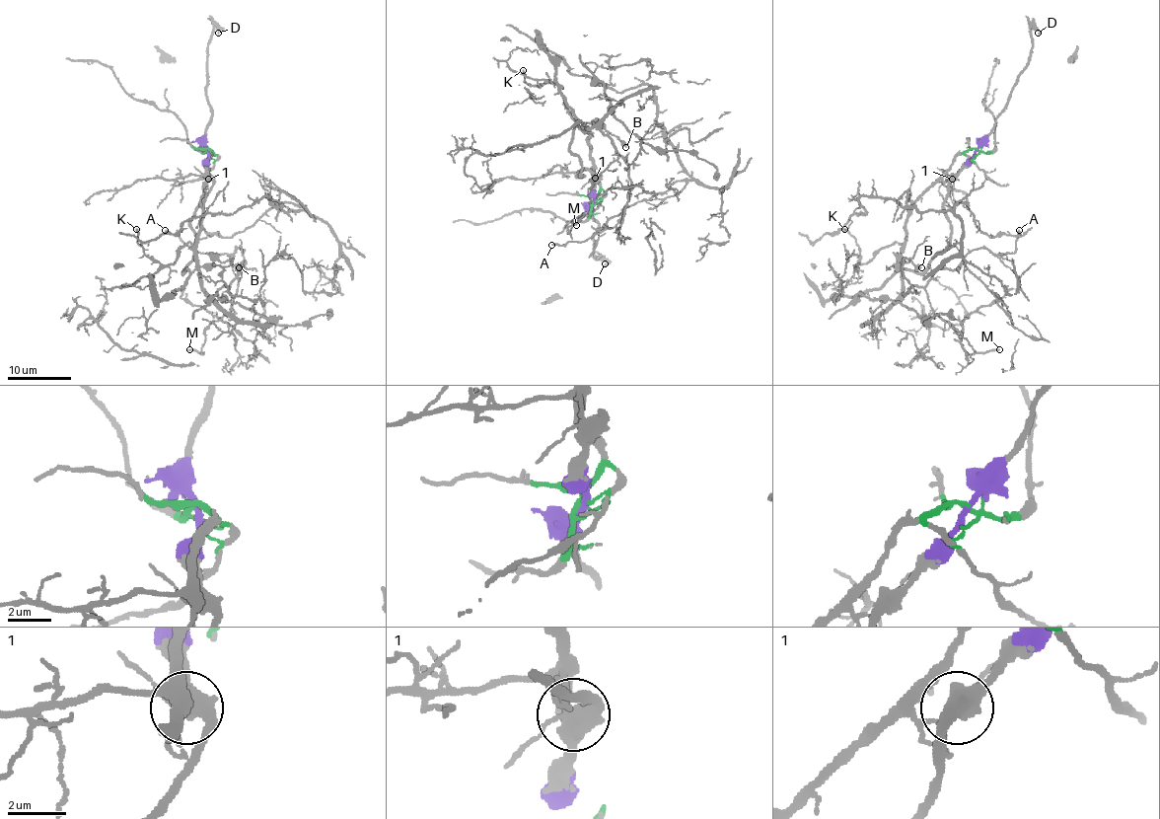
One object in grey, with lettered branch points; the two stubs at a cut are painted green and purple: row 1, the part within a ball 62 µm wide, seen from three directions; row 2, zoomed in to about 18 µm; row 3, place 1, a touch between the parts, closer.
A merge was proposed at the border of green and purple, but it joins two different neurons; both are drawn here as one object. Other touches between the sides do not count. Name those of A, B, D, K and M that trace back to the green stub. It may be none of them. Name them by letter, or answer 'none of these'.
A, K, M

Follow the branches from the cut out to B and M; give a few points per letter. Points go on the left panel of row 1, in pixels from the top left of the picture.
B: (207, 150), (210, 192), (191, 221), (195, 244), (194, 258), (183, 272), (220, 260), (231, 260), (239, 267)
M: (207, 150), (200, 286), (213, 296), (226, 286), (231, 310), (208, 327), (202, 353), (189, 348)

